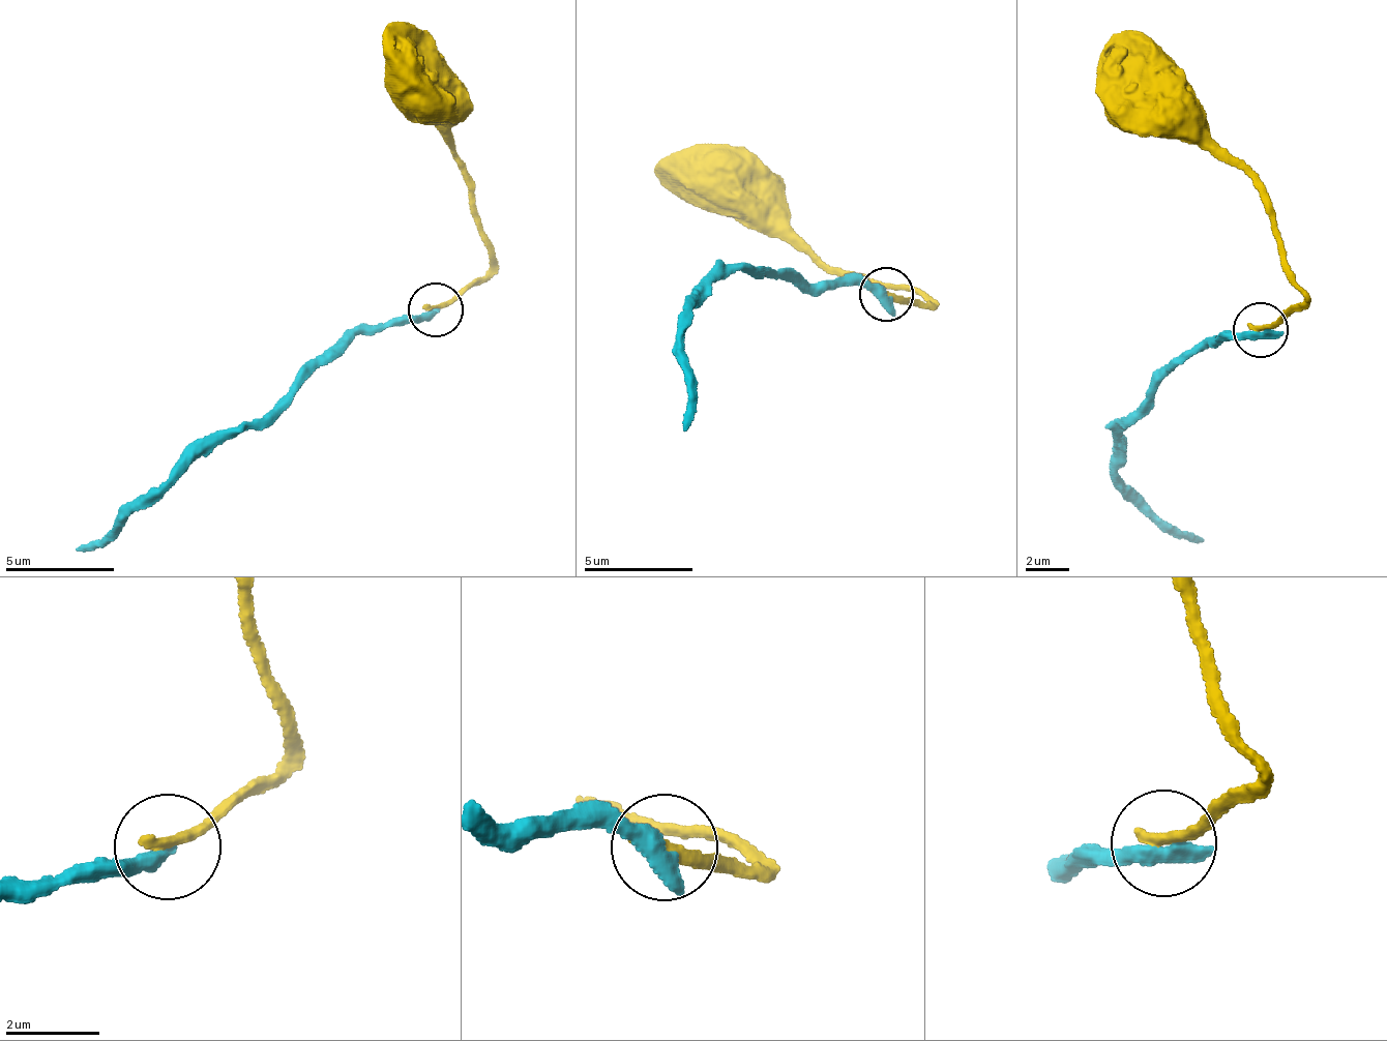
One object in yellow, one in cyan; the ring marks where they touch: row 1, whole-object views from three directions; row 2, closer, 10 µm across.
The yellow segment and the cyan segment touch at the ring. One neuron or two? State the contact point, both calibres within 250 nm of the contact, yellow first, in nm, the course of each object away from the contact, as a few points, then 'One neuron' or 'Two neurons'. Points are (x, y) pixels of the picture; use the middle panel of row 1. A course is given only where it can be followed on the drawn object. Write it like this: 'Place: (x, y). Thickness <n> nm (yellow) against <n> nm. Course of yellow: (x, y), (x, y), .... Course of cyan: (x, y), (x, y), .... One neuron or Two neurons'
Place: (886, 294). Thickness 320 nm (yellow) against 500 nm. Course of yellow: (887, 293), (930, 304), (922, 298), (847, 277), (789, 228), (784, 200), (755, 177), (733, 177). Course of cyan: (887, 298), (858, 284), (797, 286), (740, 268), (713, 270), (682, 341), (692, 387), (685, 433). Two neurons

